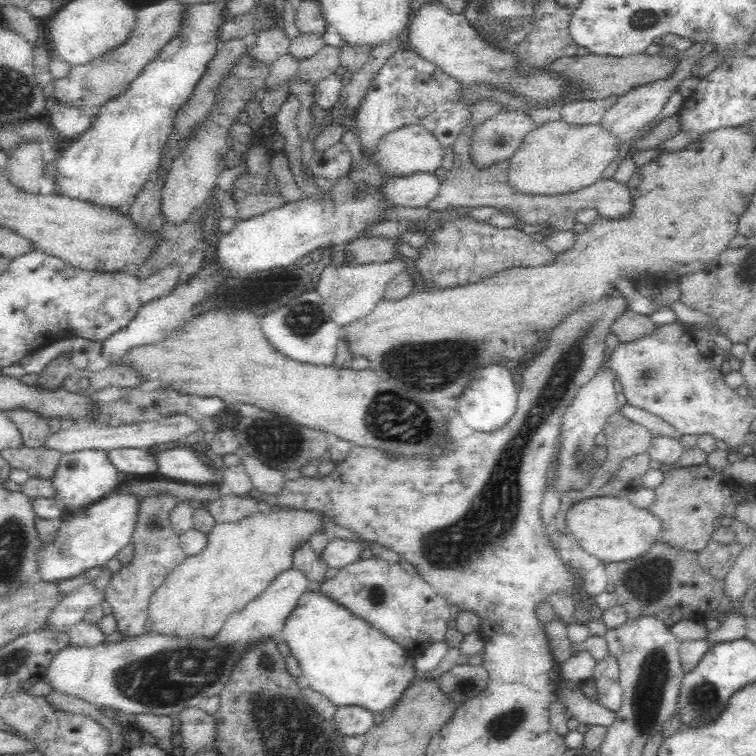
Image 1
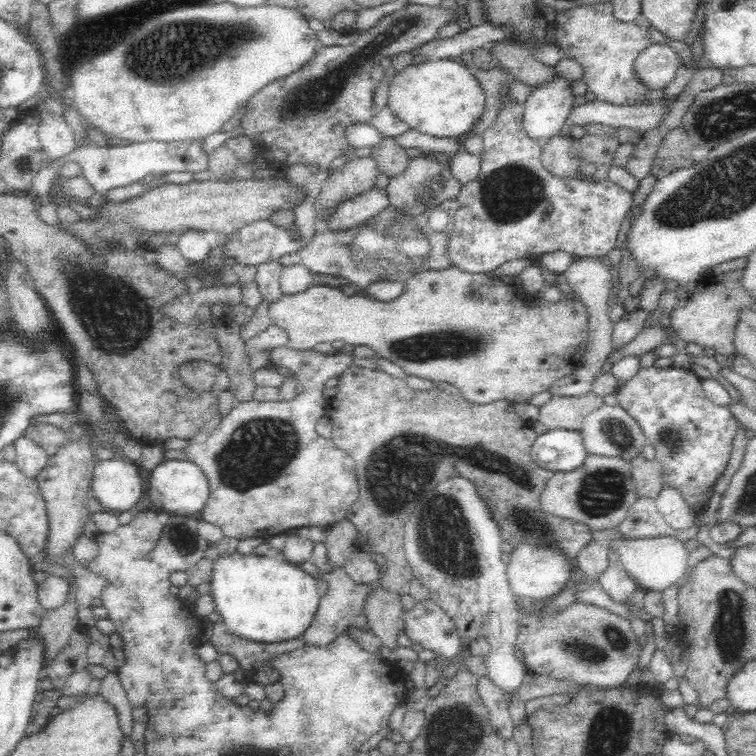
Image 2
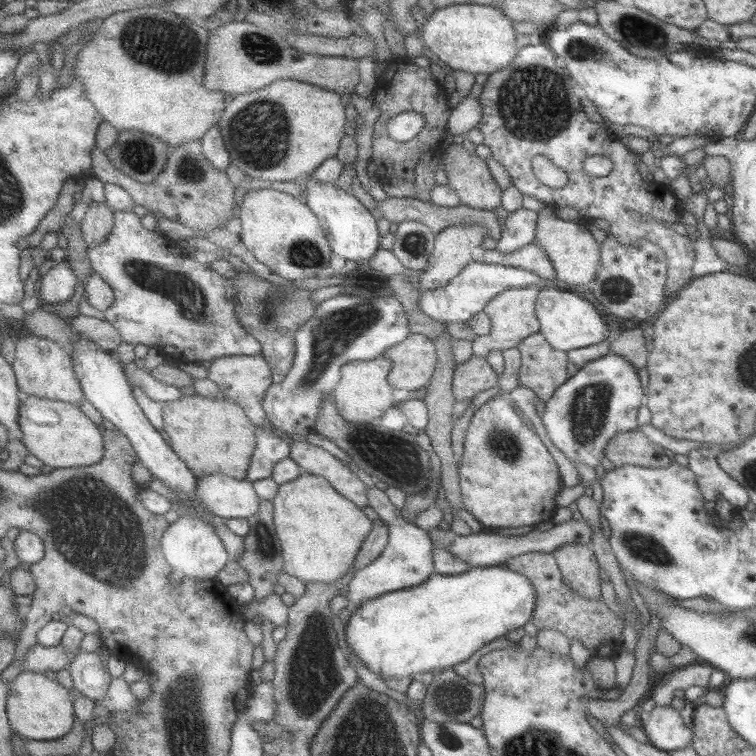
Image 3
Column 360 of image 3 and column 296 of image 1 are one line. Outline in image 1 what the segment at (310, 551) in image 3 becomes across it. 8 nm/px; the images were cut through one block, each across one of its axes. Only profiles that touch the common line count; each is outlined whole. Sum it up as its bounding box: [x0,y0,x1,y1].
[145,509,325,638]

